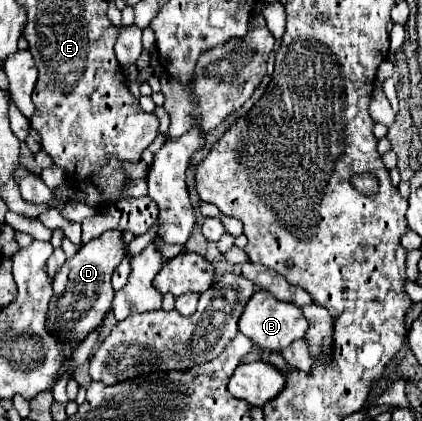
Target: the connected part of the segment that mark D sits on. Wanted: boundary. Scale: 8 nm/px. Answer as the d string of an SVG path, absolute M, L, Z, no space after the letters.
M106 231L100 237L82 245L82 249L72 259L68 259L52 279L54 295L50 301L46 327L62 335L64 339L74 341L82 341L94 327L98 327L112 307L114 289L110 277L124 259L124 255L124 231Z

